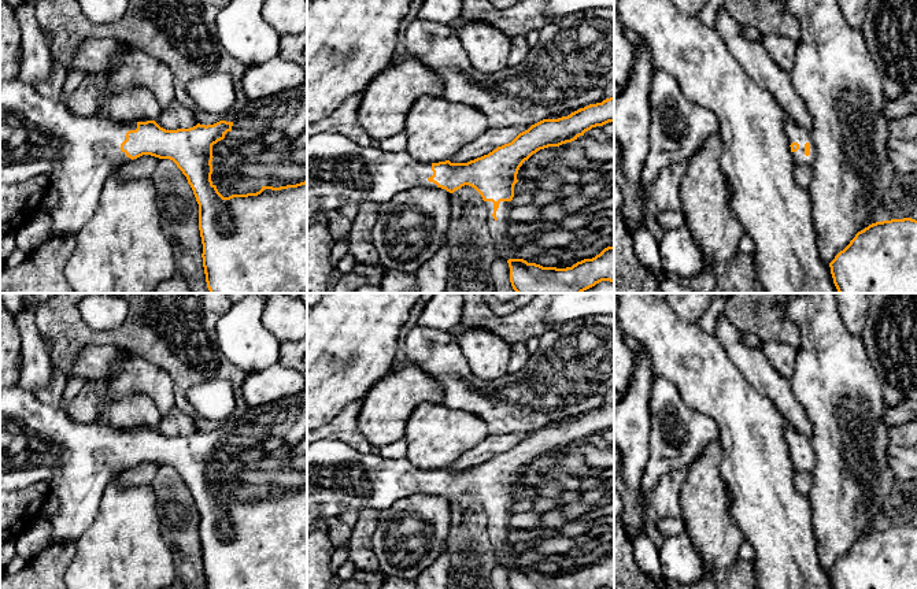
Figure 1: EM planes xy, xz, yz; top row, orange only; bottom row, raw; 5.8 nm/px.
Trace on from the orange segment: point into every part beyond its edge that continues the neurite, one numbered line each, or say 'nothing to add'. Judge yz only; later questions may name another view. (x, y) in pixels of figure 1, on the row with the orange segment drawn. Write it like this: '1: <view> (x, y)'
1: yz (795, 133)

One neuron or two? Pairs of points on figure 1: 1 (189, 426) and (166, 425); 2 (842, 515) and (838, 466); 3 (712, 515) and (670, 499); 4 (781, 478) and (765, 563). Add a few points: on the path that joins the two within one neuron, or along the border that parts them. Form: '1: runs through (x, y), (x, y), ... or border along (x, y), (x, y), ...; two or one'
1: runs through (184, 425), (172, 425); one
2: runs through (842, 503), (842, 478); one
3: border along (687, 471), (681, 491), (680, 515); two
4: runs through (775, 499), (775, 543); one

